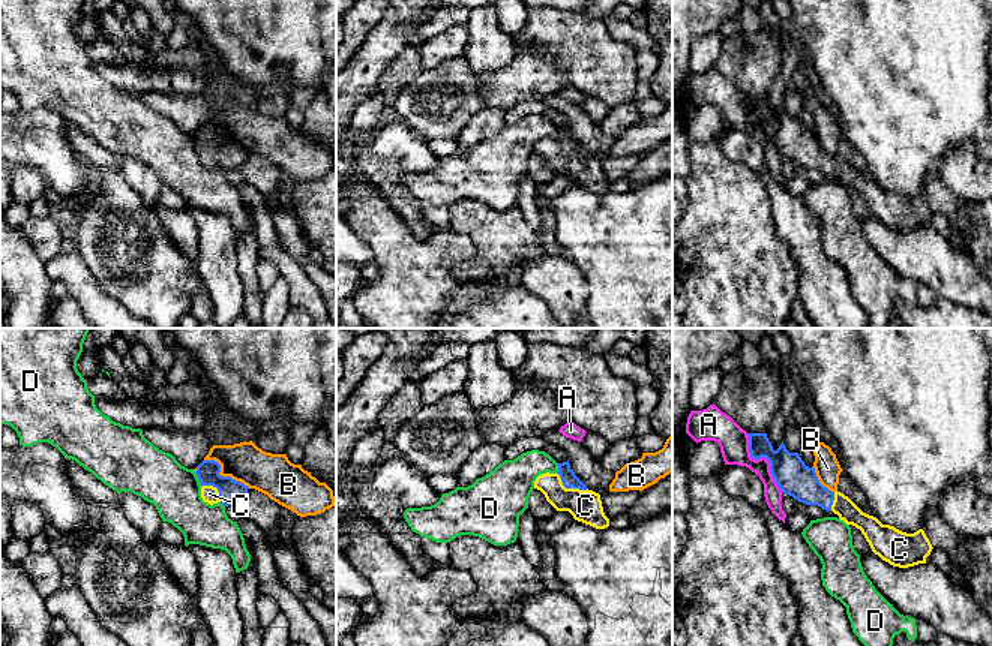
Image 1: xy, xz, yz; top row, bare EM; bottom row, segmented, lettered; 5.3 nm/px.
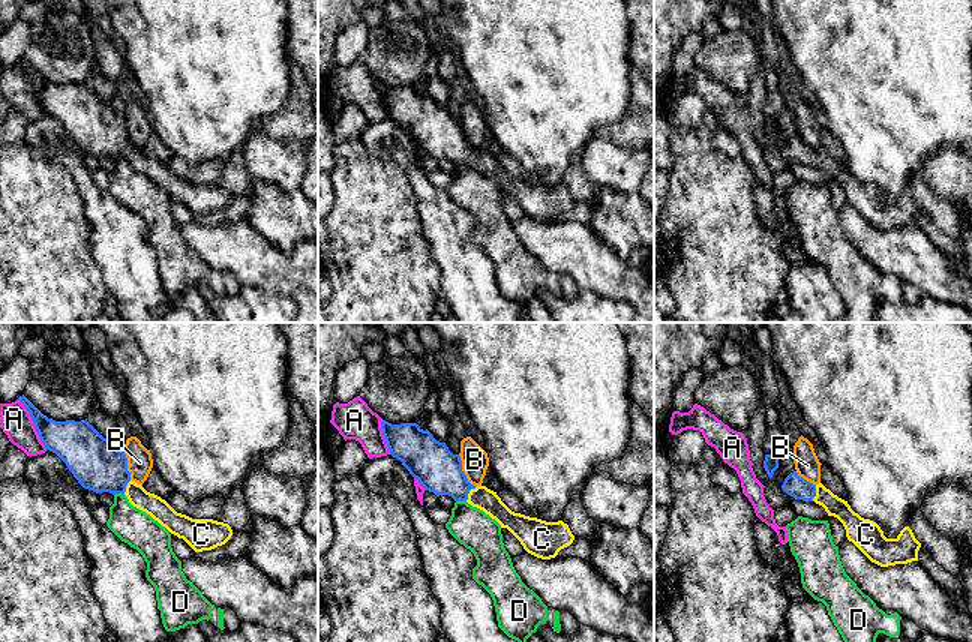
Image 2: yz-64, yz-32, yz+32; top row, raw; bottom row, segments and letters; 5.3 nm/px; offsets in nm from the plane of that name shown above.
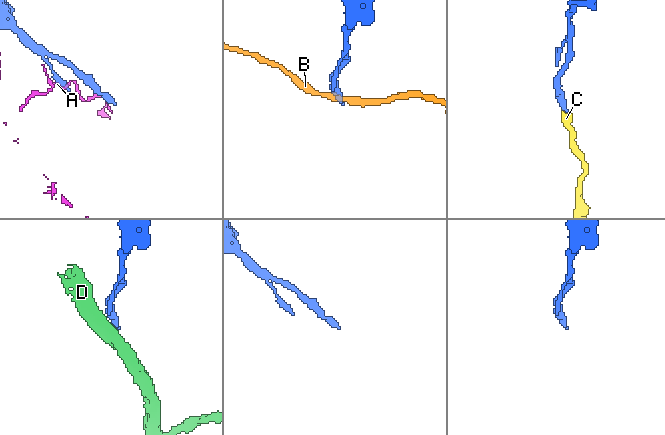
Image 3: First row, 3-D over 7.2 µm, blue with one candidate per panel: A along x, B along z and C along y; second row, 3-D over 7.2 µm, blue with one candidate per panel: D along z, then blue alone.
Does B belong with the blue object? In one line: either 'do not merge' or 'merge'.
do not merge

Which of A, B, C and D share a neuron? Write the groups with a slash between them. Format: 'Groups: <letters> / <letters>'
Groups: A / B / C / D

